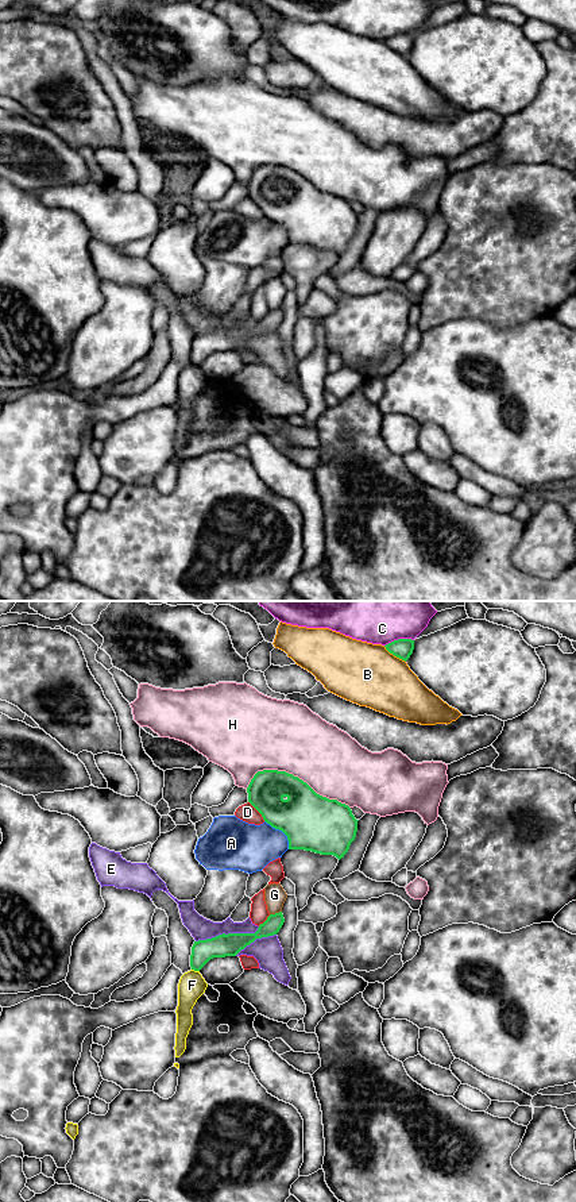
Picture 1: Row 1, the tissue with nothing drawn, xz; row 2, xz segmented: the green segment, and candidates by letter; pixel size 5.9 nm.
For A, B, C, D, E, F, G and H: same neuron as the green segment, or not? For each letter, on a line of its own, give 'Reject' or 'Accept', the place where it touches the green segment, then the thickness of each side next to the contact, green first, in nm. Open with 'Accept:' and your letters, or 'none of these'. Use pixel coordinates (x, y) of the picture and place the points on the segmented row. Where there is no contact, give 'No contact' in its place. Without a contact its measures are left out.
Accept: none of these
A: Reject. Touches green at xz (282, 831). Thickness 340 nm (green) against 280 nm
B: Reject. Touches green at xz (394, 655). Thickness 120 nm (green) against 380 nm
C: Reject. Touches green at xz (398, 639). Thickness 120 nm (green) against 500 nm
D: Reject. Touches green at xz (256, 809). Thickness 240 nm (green) against 100 nm
E: Reject. Touches green at xz (228, 933). Thickness 140 nm (green) against 130 nm
F: Reject. Touches green at xz (196, 970). Thickness 140 nm (green) against 160 nm
G: Reject. Touches green at xz (275, 913). Thickness 100 nm (green) against 130 nm
H: Reject. Touches green at xz (296, 777). Thickness 320 nm (green) against 420 nm

